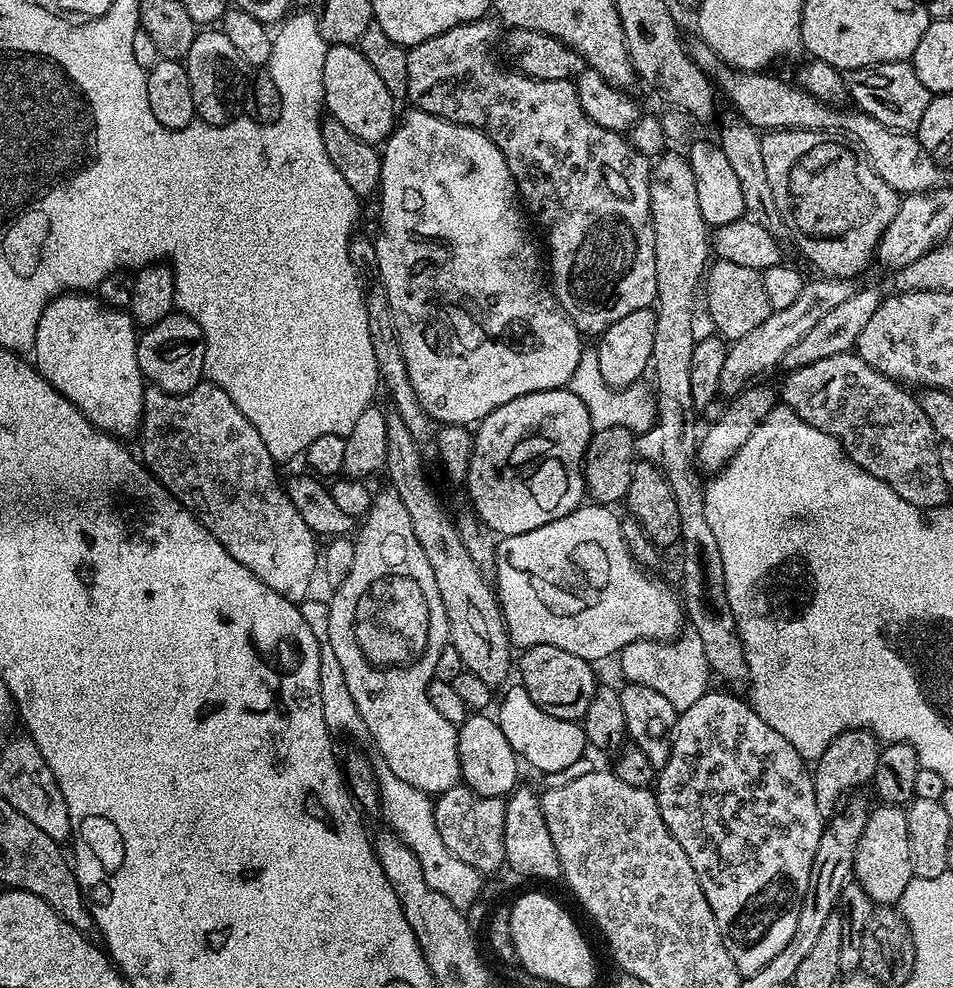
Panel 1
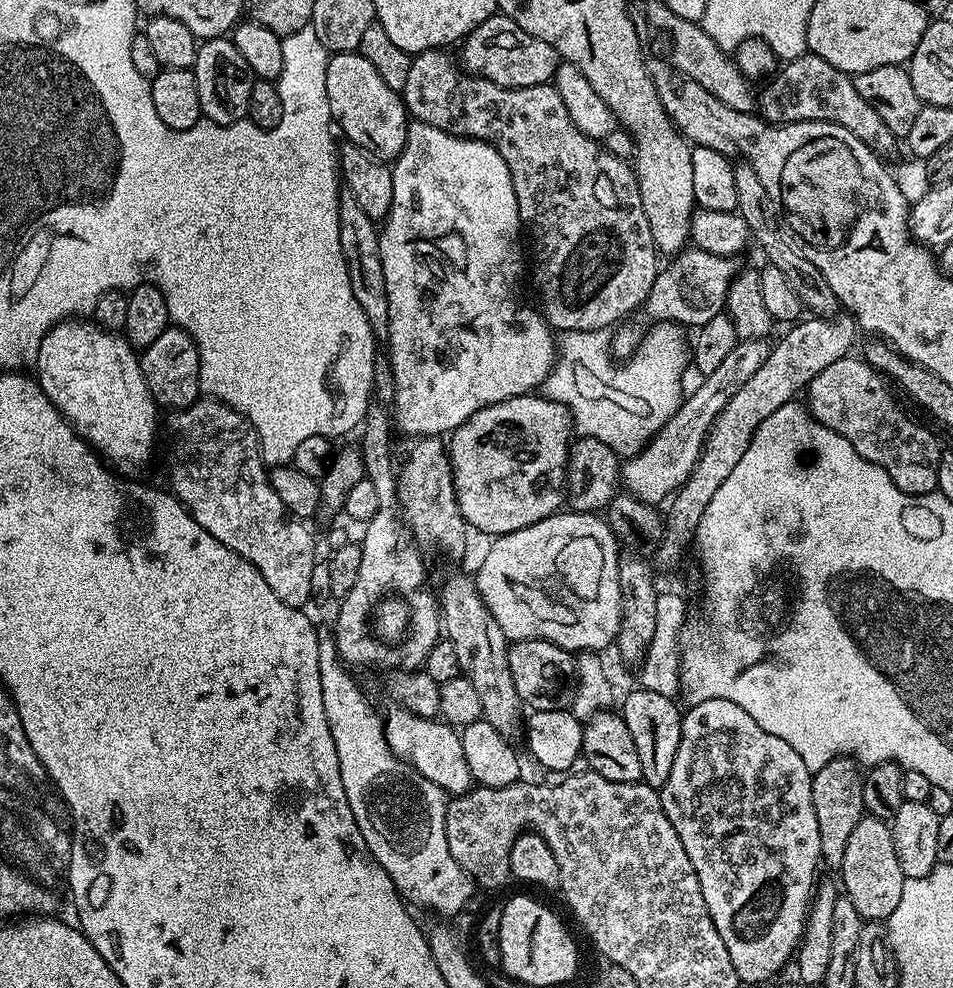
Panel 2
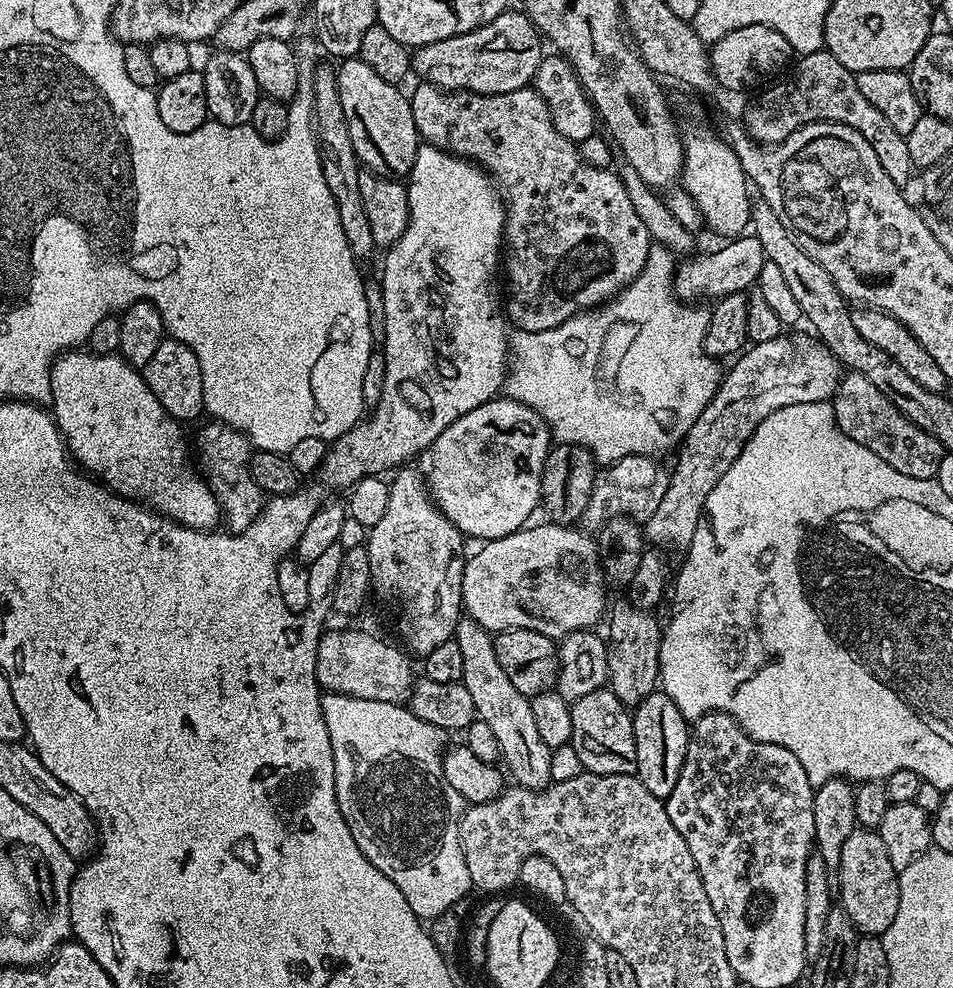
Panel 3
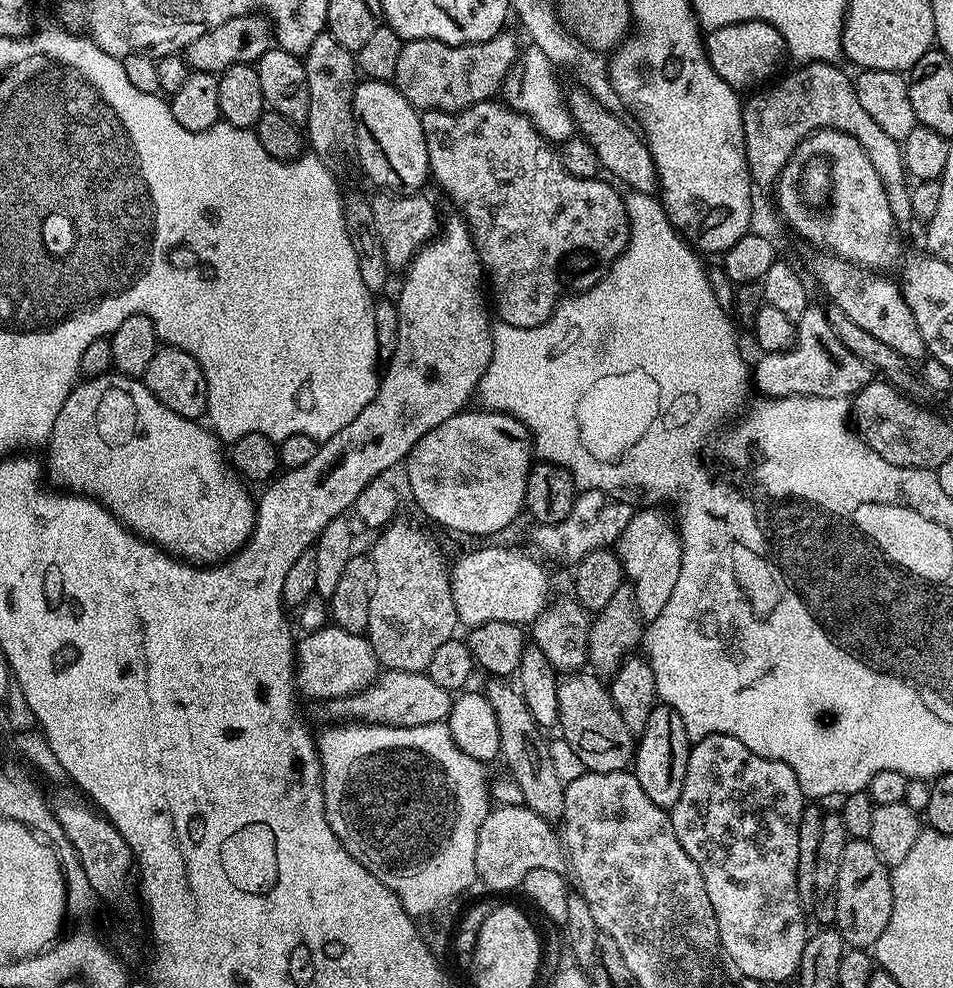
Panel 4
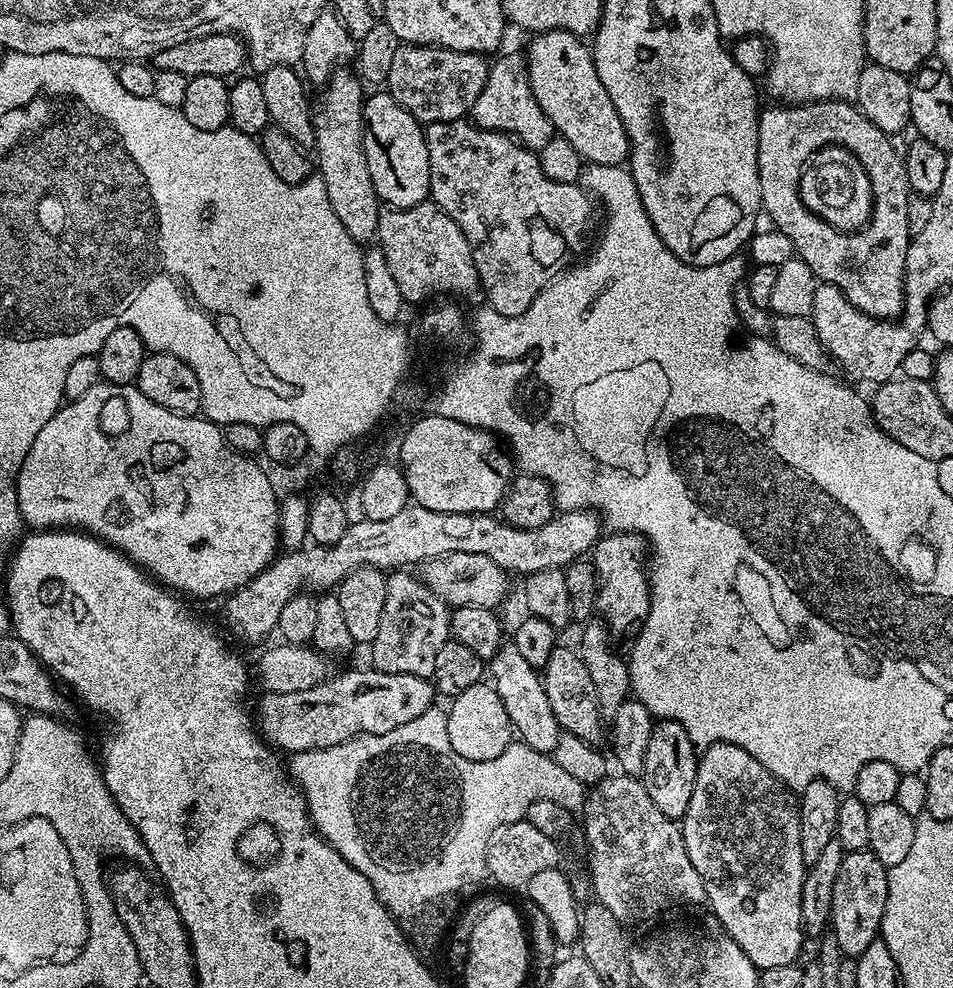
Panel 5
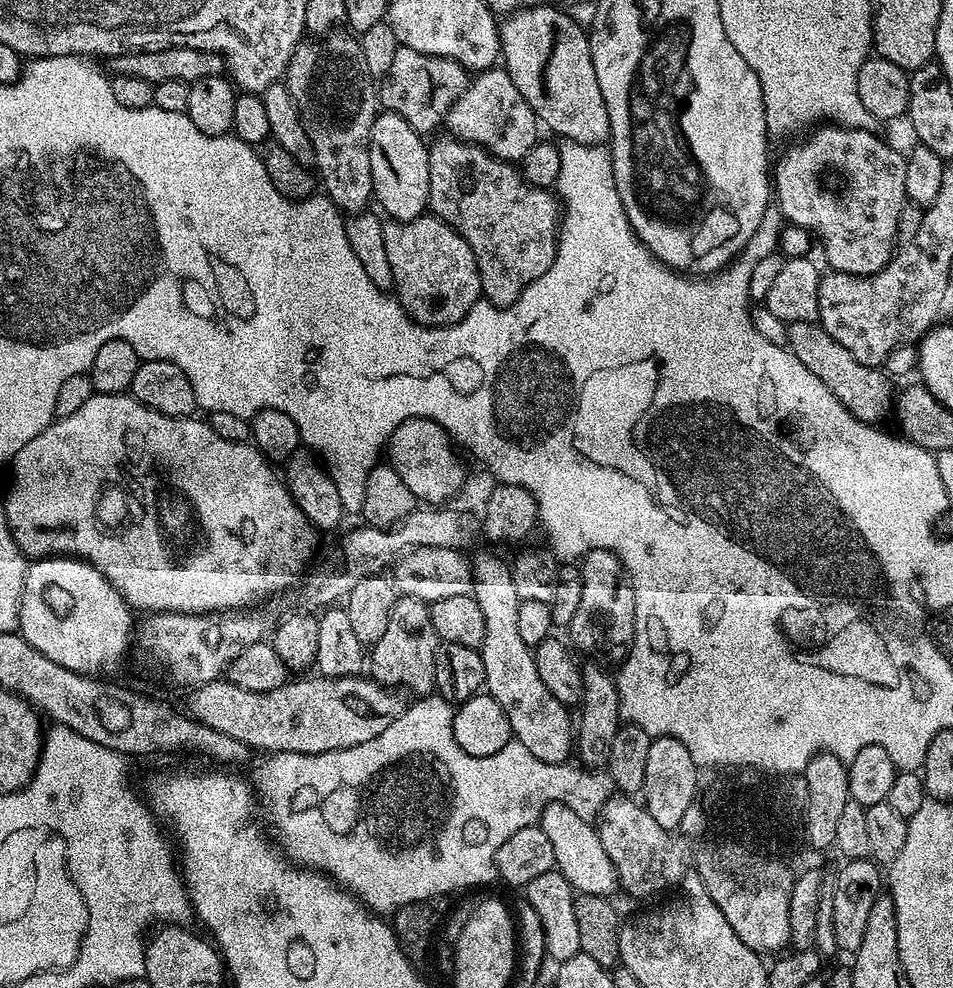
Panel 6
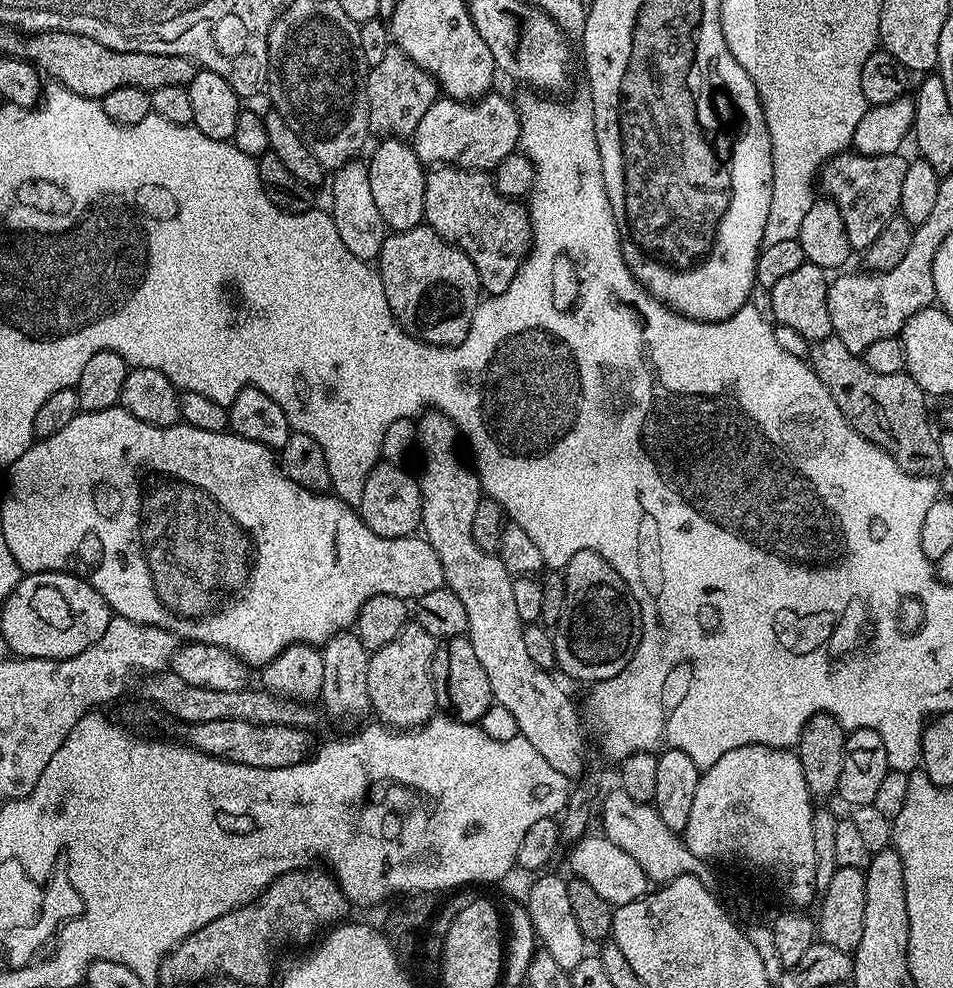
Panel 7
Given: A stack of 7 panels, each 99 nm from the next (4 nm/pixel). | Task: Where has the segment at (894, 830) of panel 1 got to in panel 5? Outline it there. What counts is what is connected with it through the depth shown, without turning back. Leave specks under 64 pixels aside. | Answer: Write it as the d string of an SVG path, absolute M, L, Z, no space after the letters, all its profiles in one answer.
M845 852L842 866L838 866L838 878L834 878L834 898L832 899L832 918L830 935L837 939L843 955L855 958L878 938L880 923L886 910L888 893L888 869L874 853Z

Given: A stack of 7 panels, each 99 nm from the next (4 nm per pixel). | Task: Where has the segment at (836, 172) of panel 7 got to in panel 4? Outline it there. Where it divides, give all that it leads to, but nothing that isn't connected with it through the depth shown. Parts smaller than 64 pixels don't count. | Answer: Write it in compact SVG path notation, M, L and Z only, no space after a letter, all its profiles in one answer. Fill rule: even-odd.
M814 60L796 66L789 76L781 75L771 86L757 91L743 105L744 109L744 149L748 173L752 175L757 189L771 189L780 172L788 165L789 158L807 136L821 132L823 128L833 128L850 134L866 150L866 154L886 186L890 198L890 210L897 225L913 223L910 206L910 177L904 168L904 149L901 141L890 138L890 134L870 118L870 113L858 102L856 86L851 75L840 69L841 65L827 60ZM816 254L812 260L812 272L816 275L821 288L832 299L831 303L840 308L842 314L850 318L850 322L862 326L866 334L874 334L878 342L886 342L890 350L902 354L910 362L925 359L926 349L922 330L918 330L918 322L914 322L914 314L900 290L899 283L893 277L891 280L888 274L862 268L859 264L853 264L850 260L842 260L831 254Z

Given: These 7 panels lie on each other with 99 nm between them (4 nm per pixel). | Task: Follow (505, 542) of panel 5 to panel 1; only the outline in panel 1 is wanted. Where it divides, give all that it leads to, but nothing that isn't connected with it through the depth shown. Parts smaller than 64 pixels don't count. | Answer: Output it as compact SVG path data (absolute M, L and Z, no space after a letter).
M809 279L805 283L802 294L798 294L797 300L790 306L786 306L786 310L771 312L766 318L766 322L762 322L762 326L757 326L755 330L750 330L750 334L746 334L746 338L731 341L726 354L726 362L722 362L722 374L718 389L721 397L723 395L724 398L737 396L738 393L744 391L750 381L753 381L750 379L754 376L766 371L767 368L774 367L775 364L779 365L784 359L786 350L790 350L790 346L802 342L802 338L806 338L807 331L815 323L821 318L826 318L826 314L830 314L830 310L834 310L834 306L846 302L846 298L850 298L853 294L854 285L852 285L851 279L816 279L820 280Z

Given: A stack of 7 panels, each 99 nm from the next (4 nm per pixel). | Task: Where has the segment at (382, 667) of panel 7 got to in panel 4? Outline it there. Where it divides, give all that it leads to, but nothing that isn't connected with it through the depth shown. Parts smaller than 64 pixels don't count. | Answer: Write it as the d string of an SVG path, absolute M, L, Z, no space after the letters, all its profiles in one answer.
M397 518L377 536L380 537L370 549L376 581L370 594L367 638L372 643L377 665L394 672L427 673L438 646L457 635L458 617L454 606L449 561L444 561L439 546L412 520Z

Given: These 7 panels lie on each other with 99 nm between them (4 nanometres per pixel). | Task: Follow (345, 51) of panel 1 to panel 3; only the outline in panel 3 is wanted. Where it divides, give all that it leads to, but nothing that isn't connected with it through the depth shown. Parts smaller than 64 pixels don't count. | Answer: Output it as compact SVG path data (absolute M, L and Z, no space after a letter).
M348 58L341 64L344 65L336 68L338 94L342 98L342 114L346 114L346 126L350 126L350 142L354 142L361 165L377 176L407 177L422 143L414 126L411 99L405 93L403 96L397 85L378 78L366 62Z

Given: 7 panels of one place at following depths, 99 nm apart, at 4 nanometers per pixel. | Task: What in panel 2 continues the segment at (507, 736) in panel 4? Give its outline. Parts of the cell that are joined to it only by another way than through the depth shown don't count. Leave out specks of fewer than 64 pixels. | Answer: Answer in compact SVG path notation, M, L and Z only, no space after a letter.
M469 573L448 575L440 592L438 588L438 607L443 633L452 641L454 650L457 651L461 675L473 683L474 690L481 699L481 719L488 721L499 733L517 735L522 726L524 705L510 676L510 642L502 634L502 628L494 620L490 610L485 608L481 595L476 590L475 579Z

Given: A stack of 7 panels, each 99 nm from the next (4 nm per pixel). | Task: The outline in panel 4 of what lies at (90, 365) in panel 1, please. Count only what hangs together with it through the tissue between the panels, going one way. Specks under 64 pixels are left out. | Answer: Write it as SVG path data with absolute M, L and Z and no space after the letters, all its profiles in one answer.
M109 374L94 376L80 383L73 387L72 393L69 394L62 406L62 410L58 410L58 422L54 422L52 432L47 438L47 479L53 485L73 494L91 496L93 500L97 500L111 516L116 517L121 524L125 524L136 536L141 536L144 540L151 540L153 544L157 544L165 552L171 552L173 556L189 564L211 566L219 564L220 561L228 559L233 552L237 552L246 543L248 535L252 533L252 527L256 524L256 504L254 503L254 496L251 496L244 489L246 487L245 481L241 479L236 469L226 459L226 452L221 441L203 423L182 418L178 414L174 414L174 410L162 406L162 402L158 402L158 398L154 398L154 394L150 394L150 390L144 385L143 379Z

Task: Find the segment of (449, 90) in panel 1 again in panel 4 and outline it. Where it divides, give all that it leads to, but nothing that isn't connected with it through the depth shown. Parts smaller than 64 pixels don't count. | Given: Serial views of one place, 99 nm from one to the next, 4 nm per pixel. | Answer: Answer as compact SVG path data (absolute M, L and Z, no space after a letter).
M493 98L461 112L425 112L420 121L422 134L426 134L431 179L452 199L453 206L460 208L459 215L468 225L490 285L495 315L500 315L503 323L519 328L542 326L562 299L560 280L572 284L573 293L590 290L626 250L630 221L624 196L616 193L607 179L574 178L574 174L564 169L559 151L538 134L530 118Z

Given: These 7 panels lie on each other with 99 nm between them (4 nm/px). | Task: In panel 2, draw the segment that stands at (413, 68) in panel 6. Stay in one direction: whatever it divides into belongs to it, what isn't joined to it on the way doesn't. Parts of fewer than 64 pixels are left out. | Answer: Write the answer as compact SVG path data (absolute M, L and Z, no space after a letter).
M493 14L489 20L478 25L464 37L459 48L458 60L465 72L503 88L529 88L549 83L562 63L554 46L542 42L542 38L534 38L534 34L526 34L518 22L503 14Z

